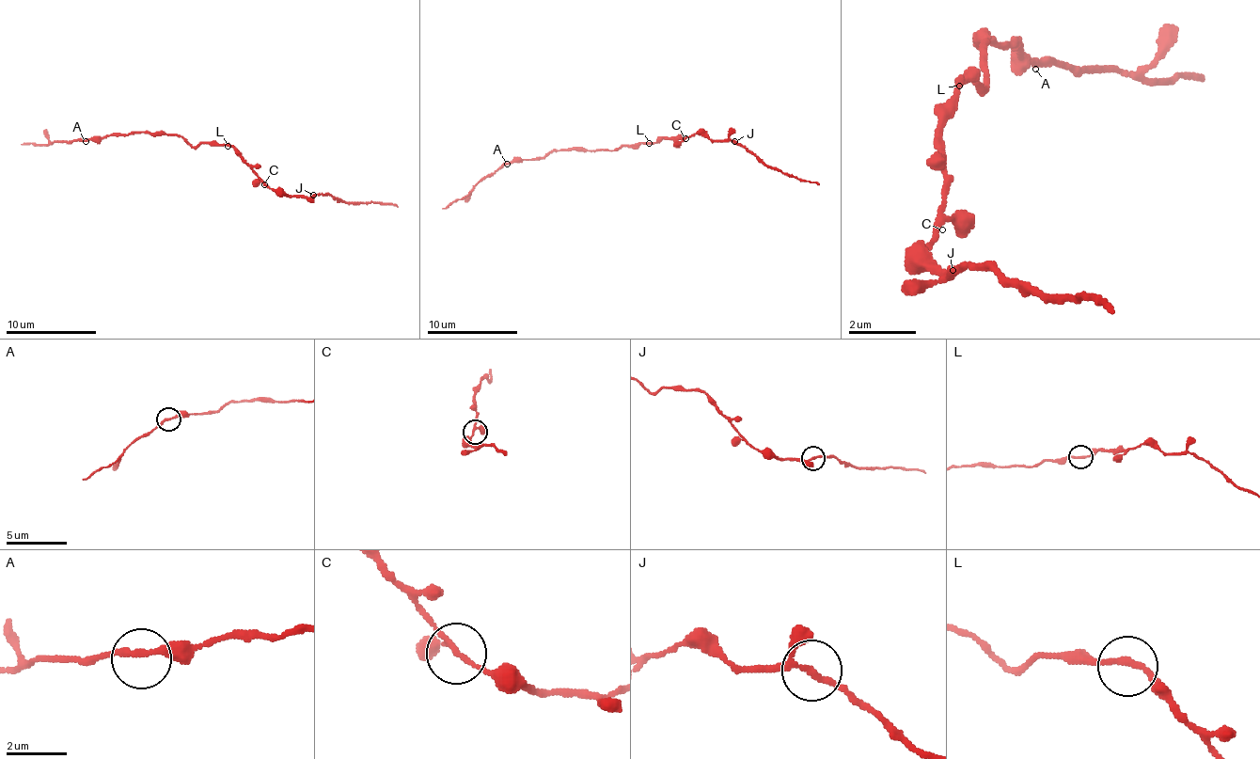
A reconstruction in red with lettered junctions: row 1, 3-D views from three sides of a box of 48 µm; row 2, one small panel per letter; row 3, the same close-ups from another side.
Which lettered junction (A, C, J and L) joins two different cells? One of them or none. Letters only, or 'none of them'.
none of them

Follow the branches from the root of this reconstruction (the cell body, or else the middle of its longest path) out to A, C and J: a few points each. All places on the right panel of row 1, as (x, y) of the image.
A: (968, 77), (976, 86), (984, 86), (984, 35), (993, 43), (1018, 43), (1018, 52), (1035, 69)
C: (968, 77), (959, 86), (959, 94), (951, 102), (951, 119), (942, 128), (942, 229)
J: (968, 77), (942, 128), (942, 221), (925, 246), (925, 255), (942, 272), (951, 272)

